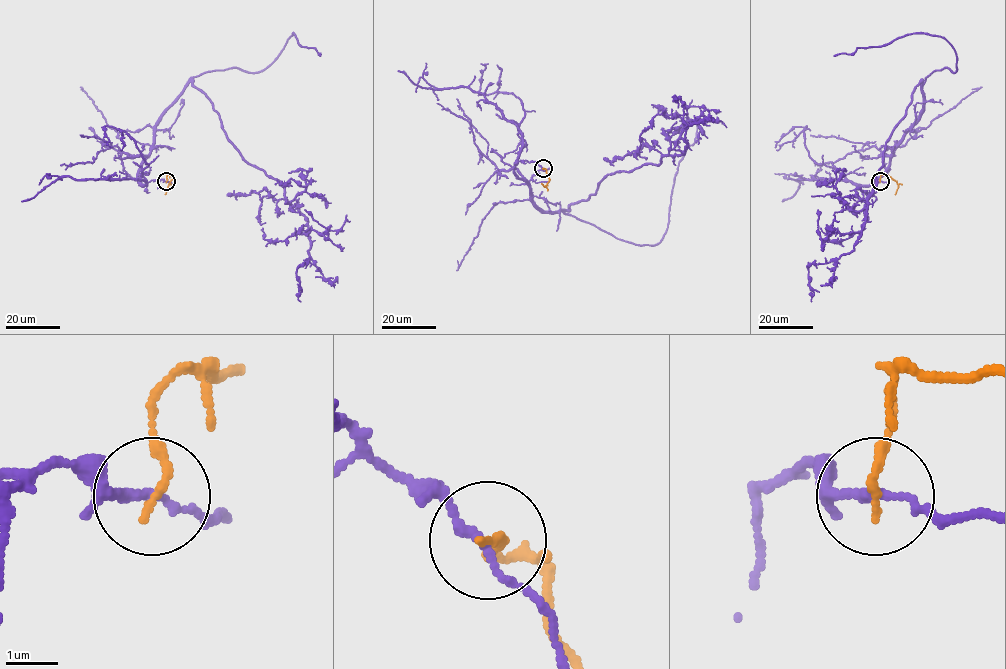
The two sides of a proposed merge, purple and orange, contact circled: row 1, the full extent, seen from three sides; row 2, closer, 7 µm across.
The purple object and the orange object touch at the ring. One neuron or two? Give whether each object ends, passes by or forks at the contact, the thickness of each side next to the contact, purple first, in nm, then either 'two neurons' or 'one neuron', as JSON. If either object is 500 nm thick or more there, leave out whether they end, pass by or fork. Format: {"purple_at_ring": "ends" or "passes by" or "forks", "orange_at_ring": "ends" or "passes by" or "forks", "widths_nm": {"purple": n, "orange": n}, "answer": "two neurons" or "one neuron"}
{"purple_at_ring": "passes by", "orange_at_ring": "ends", "widths_nm": {"purple": 160, "orange": 160}, "answer": "two neurons"}

